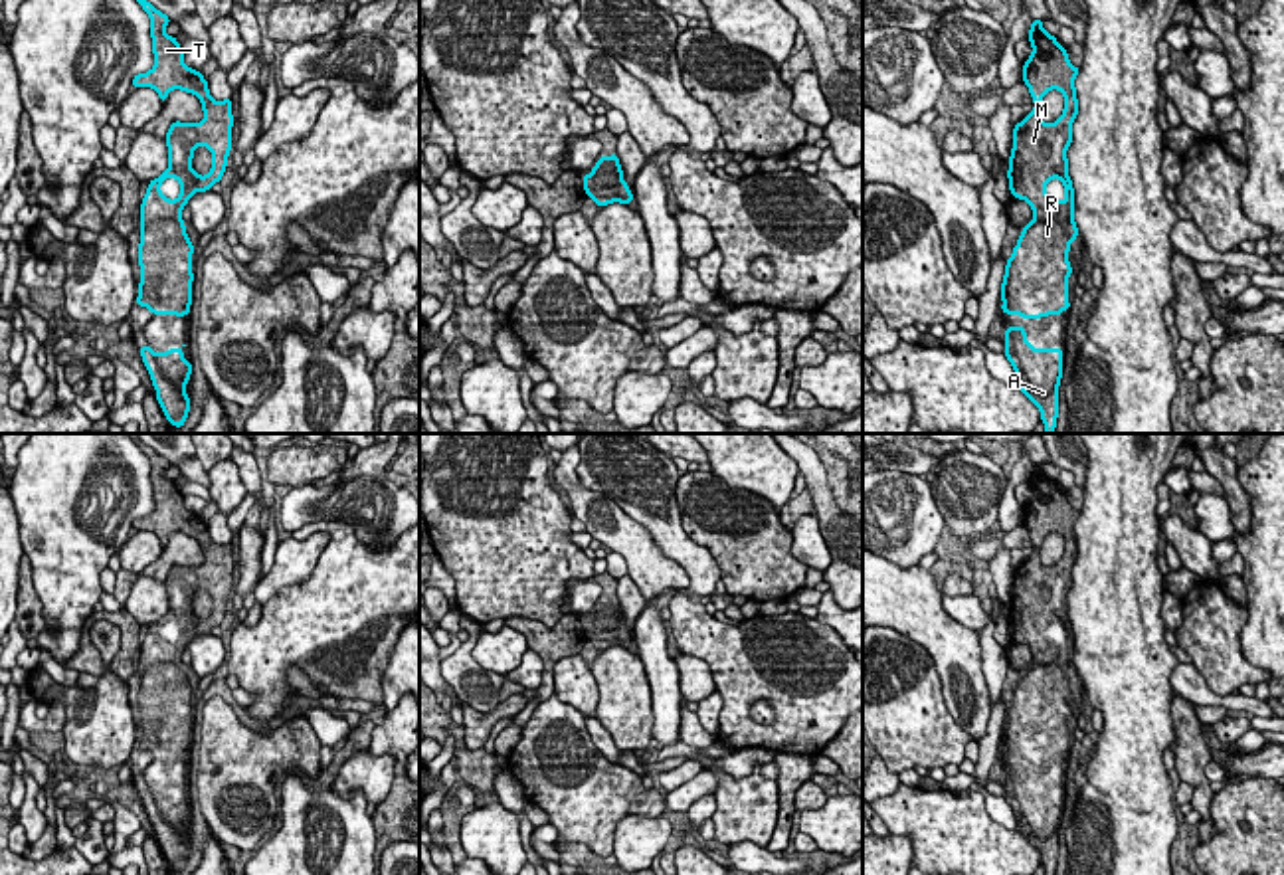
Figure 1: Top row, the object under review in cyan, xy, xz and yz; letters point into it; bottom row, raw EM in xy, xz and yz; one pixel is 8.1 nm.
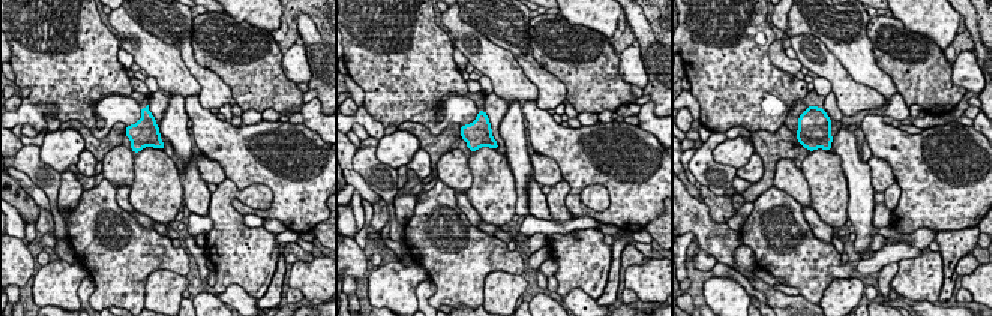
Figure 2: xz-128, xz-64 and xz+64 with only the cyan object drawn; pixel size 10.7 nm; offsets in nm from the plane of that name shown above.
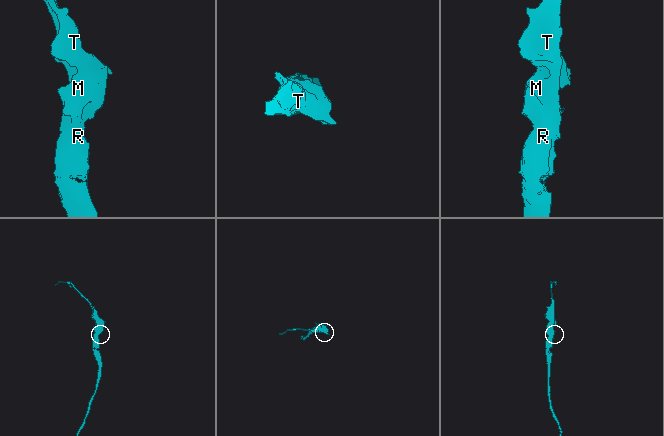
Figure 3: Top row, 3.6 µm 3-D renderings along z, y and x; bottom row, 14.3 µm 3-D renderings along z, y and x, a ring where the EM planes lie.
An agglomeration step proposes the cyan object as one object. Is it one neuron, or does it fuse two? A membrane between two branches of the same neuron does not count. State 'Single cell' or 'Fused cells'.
Single cell

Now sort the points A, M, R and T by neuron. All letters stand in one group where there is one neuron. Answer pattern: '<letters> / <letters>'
A M R T

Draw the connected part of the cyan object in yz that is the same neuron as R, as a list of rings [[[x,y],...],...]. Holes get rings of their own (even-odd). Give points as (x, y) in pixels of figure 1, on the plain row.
[[[1043,465],[1031,467],[1027,483],[1033,497],[1023,507],[1023,527],[1035,550],[1013,570],[1007,614],[1011,639],[1025,643],[1033,653],[1033,663],[1023,671],[1007,703],[1001,727],[1001,754],[1021,762],[1043,762],[1070,752],[1072,711],[1066,699],[1078,681],[1066,594],[1078,558],[1074,523],[1080,511],[1070,507],[1066,491],[1043,471]],[[1053,533],[1062,536],[1064,552],[1055,566],[1045,566],[1039,550]],[[1053,622],[1064,630],[1066,641],[1060,645],[1045,635]]]

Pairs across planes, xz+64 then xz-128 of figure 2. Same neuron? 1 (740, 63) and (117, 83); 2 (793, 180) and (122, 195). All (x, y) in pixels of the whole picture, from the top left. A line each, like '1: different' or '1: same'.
1: same
2: different

